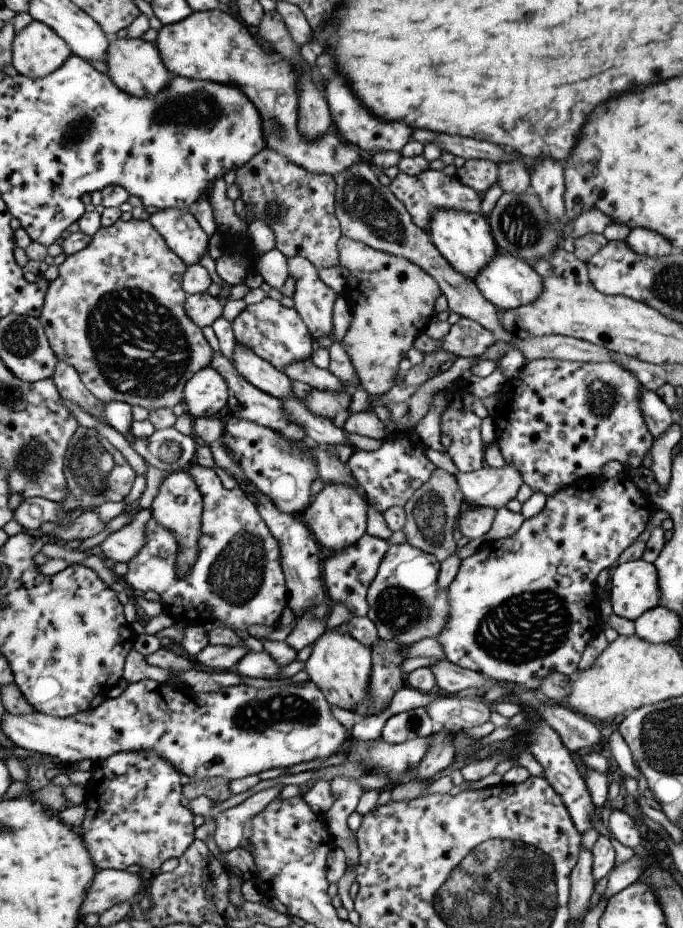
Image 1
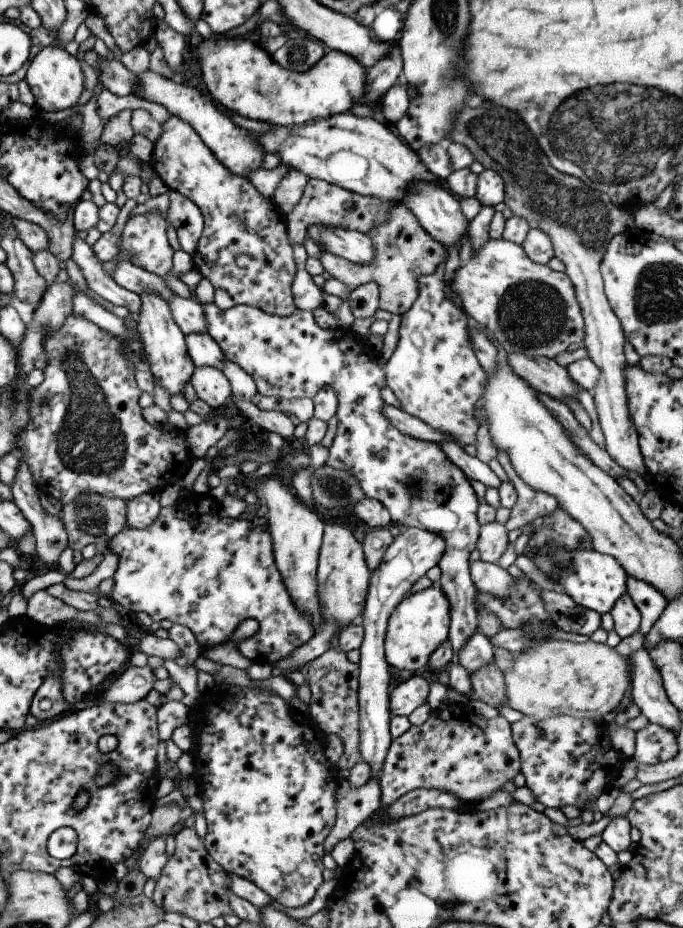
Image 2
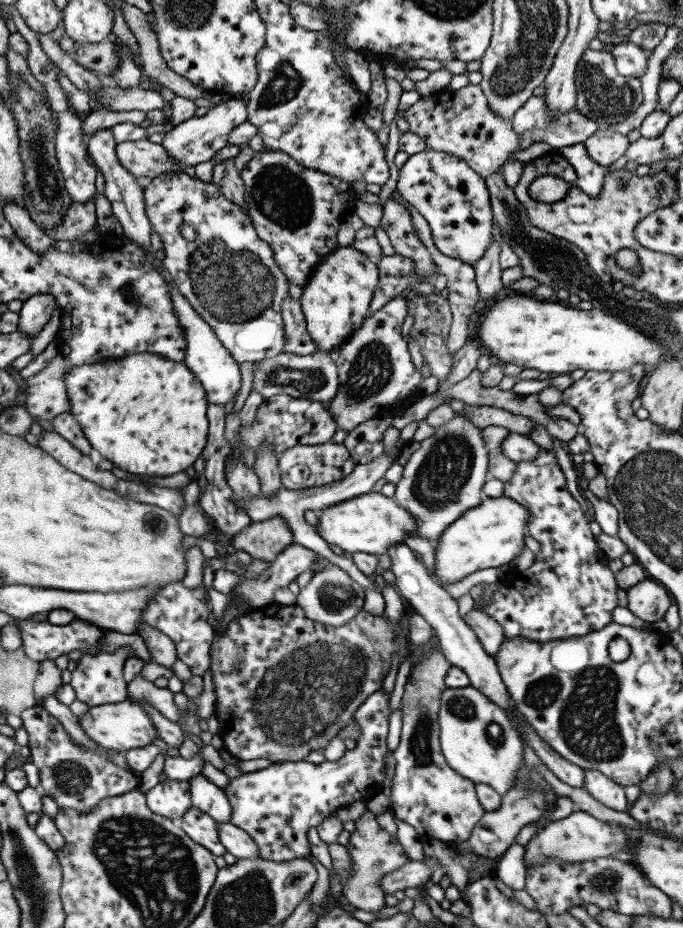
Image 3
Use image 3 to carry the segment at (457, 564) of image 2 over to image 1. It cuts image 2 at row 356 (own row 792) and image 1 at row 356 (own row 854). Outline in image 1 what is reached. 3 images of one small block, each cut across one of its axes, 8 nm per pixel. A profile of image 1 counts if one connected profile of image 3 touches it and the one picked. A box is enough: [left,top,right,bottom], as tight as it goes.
[230,297,313,371]

